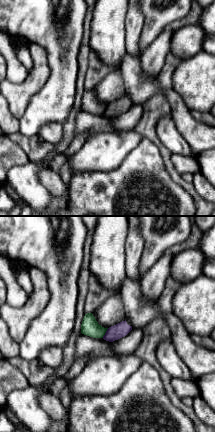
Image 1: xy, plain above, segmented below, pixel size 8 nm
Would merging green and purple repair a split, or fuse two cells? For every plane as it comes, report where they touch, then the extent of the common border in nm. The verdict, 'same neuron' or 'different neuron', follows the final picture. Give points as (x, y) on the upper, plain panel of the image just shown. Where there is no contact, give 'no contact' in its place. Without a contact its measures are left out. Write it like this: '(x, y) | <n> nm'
(105, 108) | 90 nm

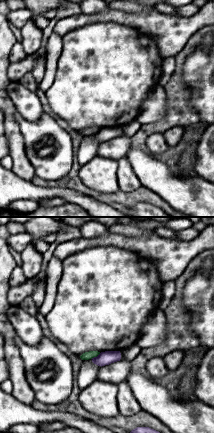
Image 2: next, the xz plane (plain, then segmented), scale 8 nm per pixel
(95, 132) | 90 nm

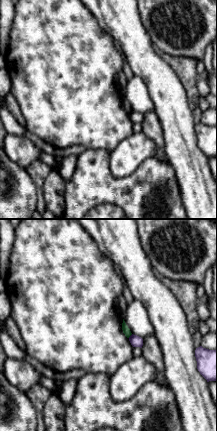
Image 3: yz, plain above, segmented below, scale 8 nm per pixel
(130, 111) | 50 nm

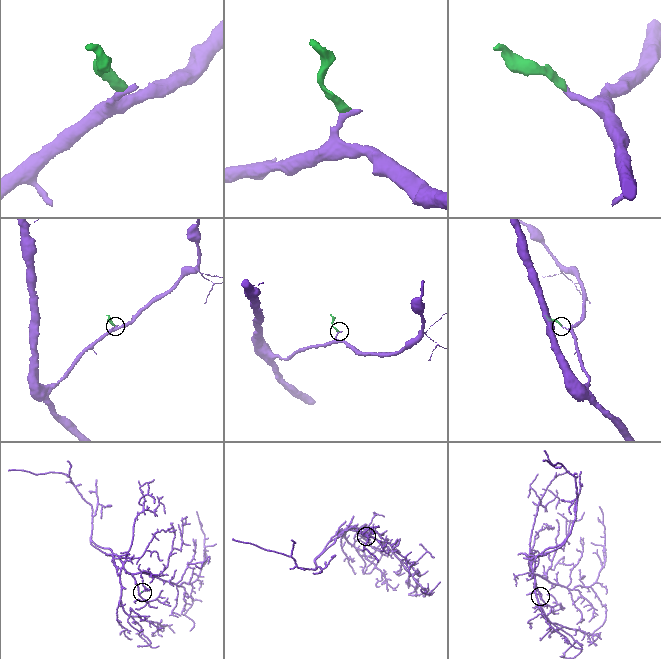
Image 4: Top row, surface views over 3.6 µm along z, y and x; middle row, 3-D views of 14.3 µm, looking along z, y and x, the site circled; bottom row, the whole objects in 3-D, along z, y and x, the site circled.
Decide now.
different neuron

